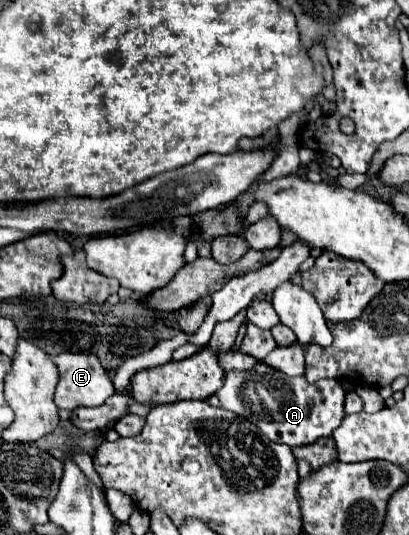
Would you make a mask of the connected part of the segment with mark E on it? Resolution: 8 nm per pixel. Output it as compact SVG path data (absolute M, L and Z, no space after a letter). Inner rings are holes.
M51 354L51 360L55 362L59 370L59 382L55 388L55 404L65 410L73 410L79 406L101 406L109 396L115 394L111 380L107 378L101 362L93 354Z

